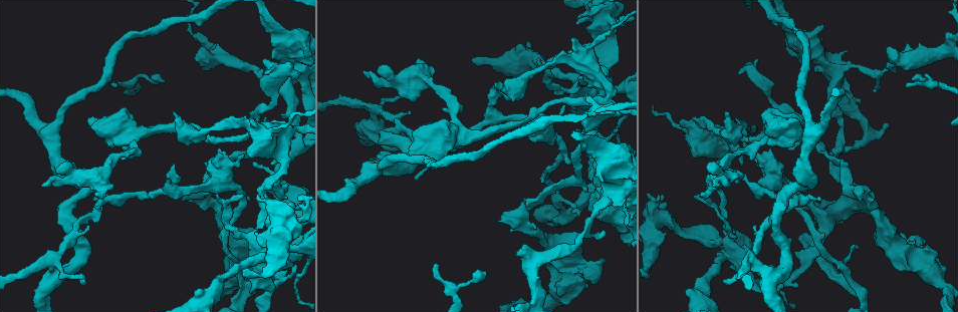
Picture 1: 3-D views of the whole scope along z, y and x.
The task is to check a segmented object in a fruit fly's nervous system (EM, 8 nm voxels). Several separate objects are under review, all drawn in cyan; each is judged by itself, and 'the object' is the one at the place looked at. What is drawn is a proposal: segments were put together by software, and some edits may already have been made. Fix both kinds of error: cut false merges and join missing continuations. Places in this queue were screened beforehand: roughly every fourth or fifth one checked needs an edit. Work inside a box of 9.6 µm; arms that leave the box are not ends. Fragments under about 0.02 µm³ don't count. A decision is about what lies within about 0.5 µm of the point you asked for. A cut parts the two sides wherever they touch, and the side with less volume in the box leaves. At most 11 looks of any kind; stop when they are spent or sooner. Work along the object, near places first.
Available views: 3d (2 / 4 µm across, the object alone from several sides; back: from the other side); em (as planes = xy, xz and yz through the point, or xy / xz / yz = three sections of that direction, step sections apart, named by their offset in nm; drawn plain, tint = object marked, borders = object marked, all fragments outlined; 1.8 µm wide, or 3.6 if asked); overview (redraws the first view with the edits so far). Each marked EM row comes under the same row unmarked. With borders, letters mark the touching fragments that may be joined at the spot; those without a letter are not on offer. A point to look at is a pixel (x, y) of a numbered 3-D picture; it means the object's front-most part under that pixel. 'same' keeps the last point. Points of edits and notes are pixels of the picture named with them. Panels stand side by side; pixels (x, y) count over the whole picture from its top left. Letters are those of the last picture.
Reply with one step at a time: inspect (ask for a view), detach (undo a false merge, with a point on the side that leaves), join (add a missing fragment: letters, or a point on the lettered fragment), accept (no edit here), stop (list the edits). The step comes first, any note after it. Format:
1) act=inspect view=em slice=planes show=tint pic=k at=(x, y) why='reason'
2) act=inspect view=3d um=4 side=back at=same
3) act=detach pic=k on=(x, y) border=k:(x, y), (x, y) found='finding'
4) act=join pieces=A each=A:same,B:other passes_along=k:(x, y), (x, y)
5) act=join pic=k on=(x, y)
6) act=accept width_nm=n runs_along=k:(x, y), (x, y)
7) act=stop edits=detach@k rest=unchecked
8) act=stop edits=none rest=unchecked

act=inspect view=em um=3.6 slice=xz step=4 show=tint pic=1 at=(579, 85) why='two arms in line, one across'

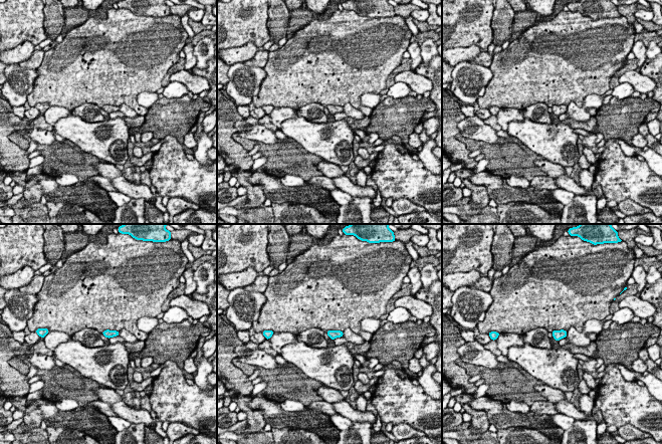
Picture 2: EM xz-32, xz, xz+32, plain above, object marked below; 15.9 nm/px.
act=inspect view=em um=3.6 slice=planes show=borders at=same why='another direction'

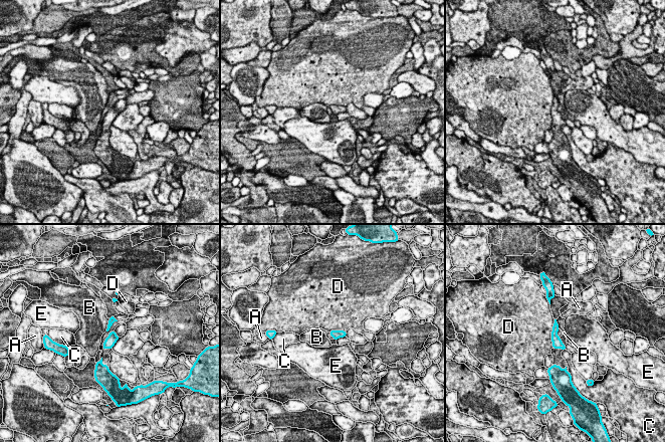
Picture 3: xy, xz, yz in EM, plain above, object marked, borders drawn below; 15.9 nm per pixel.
act=accept each=A:other,B:other,C:other,D:other,E:other border=3:(109, 318), (105, 330) found='continuous, no second neuron'

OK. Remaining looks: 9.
act=inspect view=3d um=4 pic=1 at=(288, 194) why='narrows sharply'

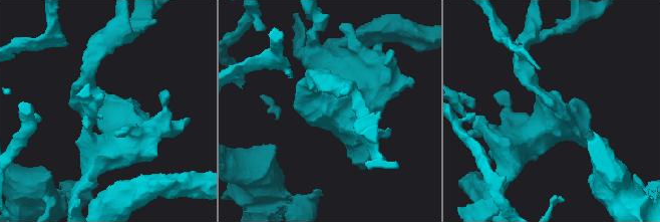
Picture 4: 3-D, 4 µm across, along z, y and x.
act=inspect view=em slice=planes show=tint pic=4 at=(329, 108) why='now the EM'

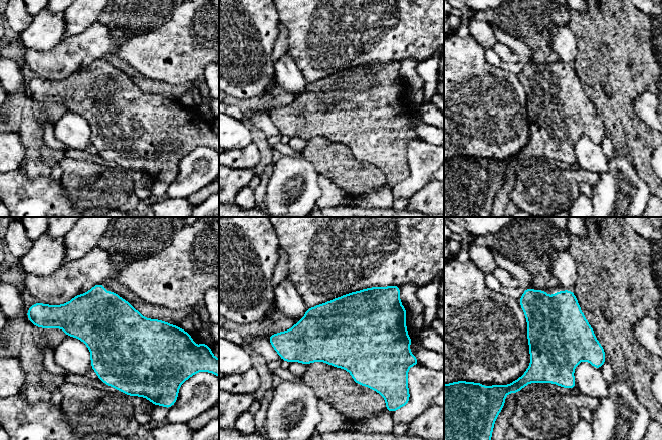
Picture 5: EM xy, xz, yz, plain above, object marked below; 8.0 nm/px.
act=inspect view=em slice=planes show=borders at=same why='what lies round it'

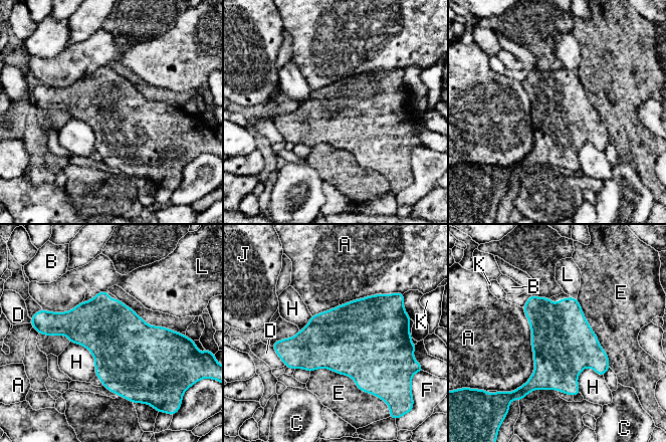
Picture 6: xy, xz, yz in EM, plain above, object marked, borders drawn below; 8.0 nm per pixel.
act=accept width_nm=500 each=A:other,B:other,C:other,D:other,E:other,F:other,H:other,J:other,K:other,L:other border=6:(69, 342), (90, 353), (96, 375) found='all the same neuron'

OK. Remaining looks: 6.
act=inspect view=em slice=xy step=4 show=tint pic=1 at=(838, 78) why='four arms meet'

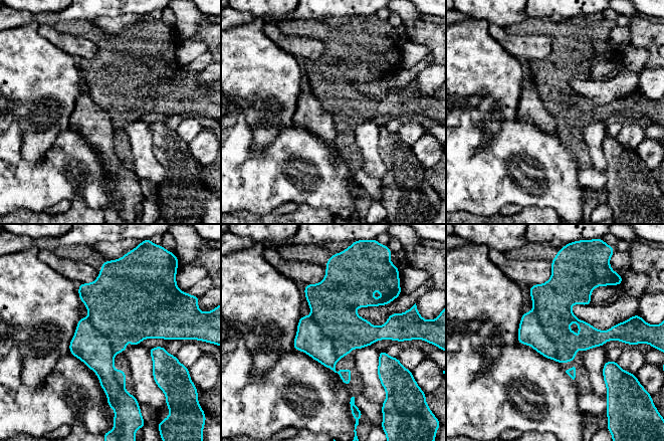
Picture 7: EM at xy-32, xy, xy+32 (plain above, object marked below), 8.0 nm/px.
act=inspect view=em slice=planes show=tint at=same

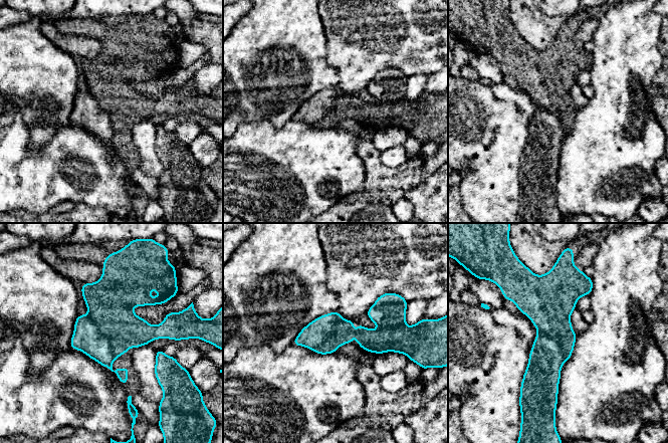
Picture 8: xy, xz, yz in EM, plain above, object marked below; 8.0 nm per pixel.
act=inspect view=em slice=planes show=borders at=same

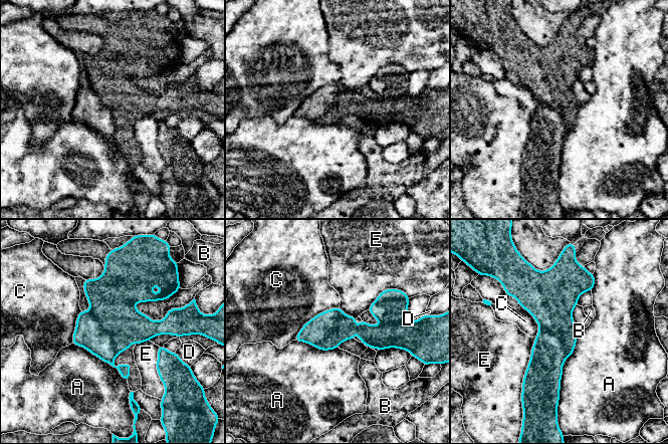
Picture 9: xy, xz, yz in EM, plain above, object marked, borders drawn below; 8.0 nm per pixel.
act=accept width_nm=300 longest_contact=A:600nm each=A:other,B:other,C:other,D:other,E:other found='all the same neuron'

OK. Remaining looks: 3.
act=inspect view=3d um=4 pic=1 at=(94, 200) why='free end'

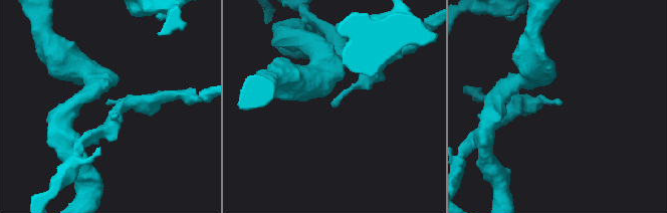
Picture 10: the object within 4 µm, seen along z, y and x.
act=inspect view=em slice=planes show=borders pic=10 at=(334, 107)

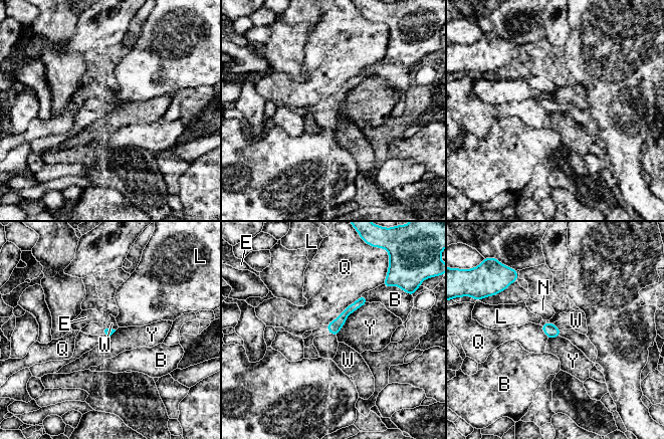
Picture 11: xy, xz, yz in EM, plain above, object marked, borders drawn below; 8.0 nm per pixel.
act=accept each=B:other,E:other,L:other,N:other,Q:other,W:other,Y:other border=11:(368, 302), (347, 317), (337, 336) found='none of them fits'

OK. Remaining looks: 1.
act=stop edits=none rest=unchecked

